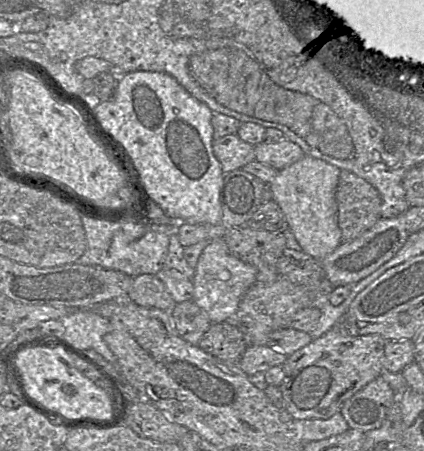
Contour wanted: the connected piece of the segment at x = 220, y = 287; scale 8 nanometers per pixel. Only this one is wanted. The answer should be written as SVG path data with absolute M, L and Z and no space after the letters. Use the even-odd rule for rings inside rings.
M222 239L212 240L198 258L192 279L192 300L205 311L212 323L232 321L247 290L256 282L256 269L233 256Z

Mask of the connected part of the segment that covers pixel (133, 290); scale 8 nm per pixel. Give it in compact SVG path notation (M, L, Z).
M143 274L133 278L128 299L140 306L170 311L176 304L159 275Z

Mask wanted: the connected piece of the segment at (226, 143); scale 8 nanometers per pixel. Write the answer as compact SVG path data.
M236 134L215 139L212 150L224 173L242 169L255 160L254 146L244 142Z

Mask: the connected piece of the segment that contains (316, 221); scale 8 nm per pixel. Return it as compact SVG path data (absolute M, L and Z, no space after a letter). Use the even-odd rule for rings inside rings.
M304 155L303 158L278 171L268 185L272 200L277 203L301 251L321 261L341 243L335 198L340 169L324 160Z

